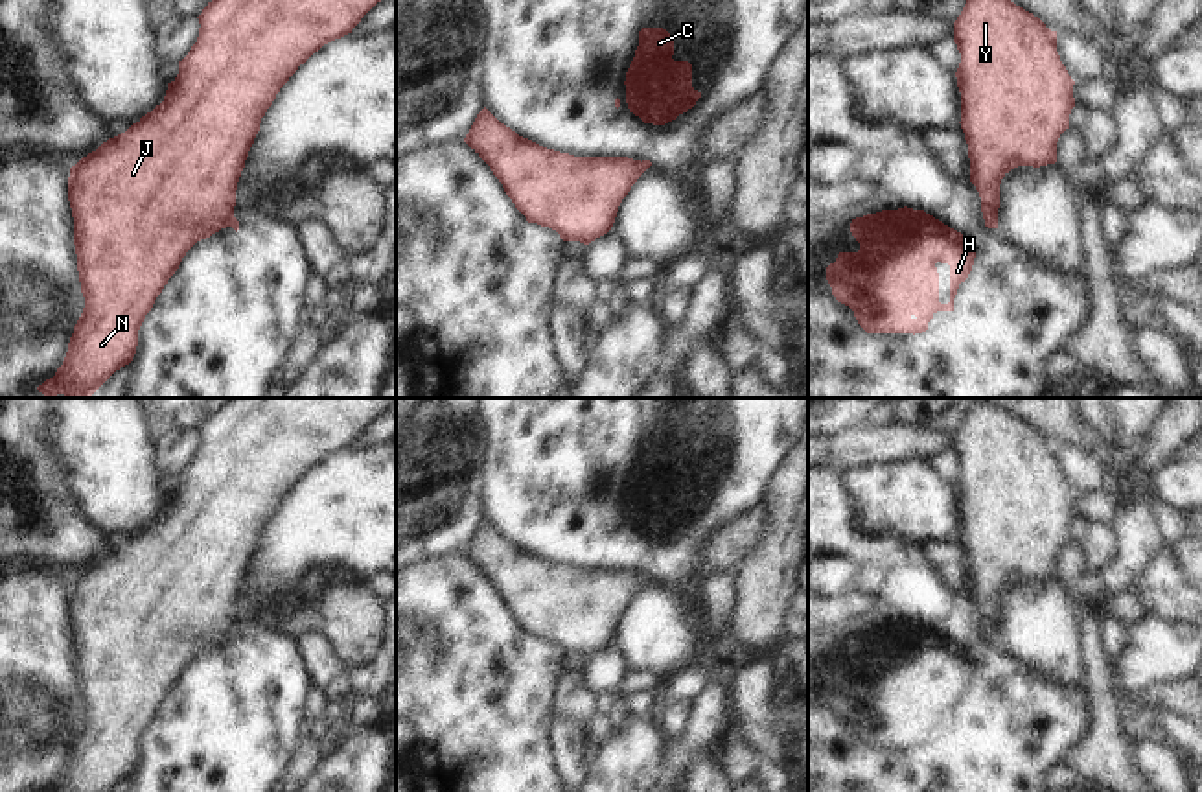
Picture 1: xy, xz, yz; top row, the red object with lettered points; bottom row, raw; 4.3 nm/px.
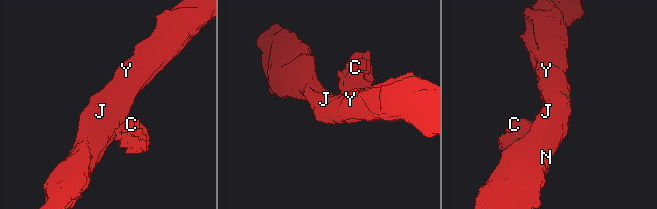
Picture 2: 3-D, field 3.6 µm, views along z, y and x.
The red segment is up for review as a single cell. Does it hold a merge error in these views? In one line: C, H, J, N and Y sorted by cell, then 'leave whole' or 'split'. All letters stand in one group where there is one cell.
groups C H / J N Y; split

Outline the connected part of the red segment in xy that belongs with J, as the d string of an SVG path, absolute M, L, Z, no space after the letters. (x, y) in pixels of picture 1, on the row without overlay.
M230 398L208 414L197 429L197 455L179 473L179 486L168 495L164 514L70 580L68 613L85 720L74 739L66 770L50 792L109 792L133 774L138 742L186 665L226 641L234 630L245 573L280 501L315 464L352 446L361 431L392 405L396 398Z

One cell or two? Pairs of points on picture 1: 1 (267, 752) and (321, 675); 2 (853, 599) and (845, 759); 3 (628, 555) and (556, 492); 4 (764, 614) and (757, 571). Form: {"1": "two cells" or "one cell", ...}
{"1": "two cells", "2": "one cell", "3": "one cell", "4": "one cell"}

